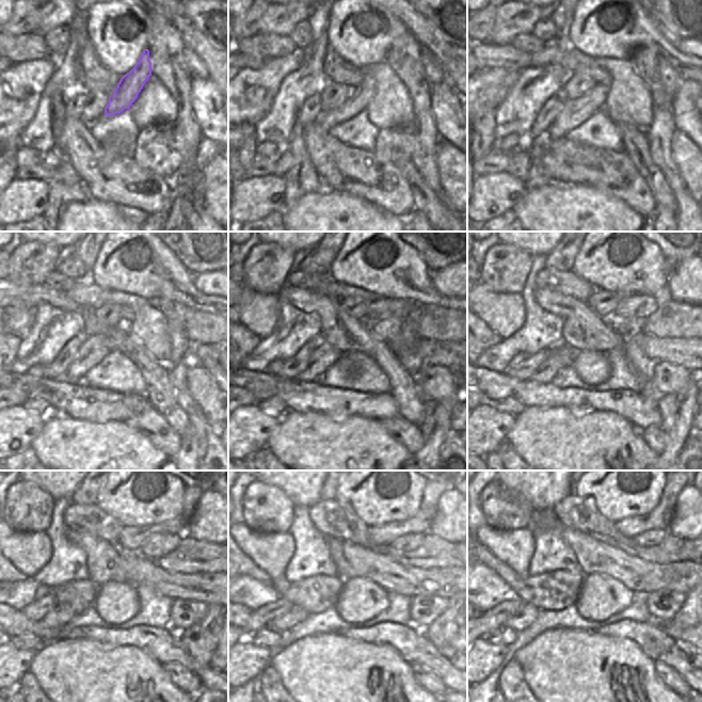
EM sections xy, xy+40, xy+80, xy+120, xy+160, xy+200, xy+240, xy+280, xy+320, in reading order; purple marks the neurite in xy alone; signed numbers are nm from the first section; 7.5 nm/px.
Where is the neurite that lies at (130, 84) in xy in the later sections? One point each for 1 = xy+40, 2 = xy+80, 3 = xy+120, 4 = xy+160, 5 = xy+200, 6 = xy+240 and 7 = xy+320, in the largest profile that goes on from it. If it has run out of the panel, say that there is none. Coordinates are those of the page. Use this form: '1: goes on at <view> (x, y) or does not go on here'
1: goes on at xy+40 (360, 96)
2: goes on at xy+80 (573, 112)
3: goes on at xy+120 (93, 349)
4: goes on at xy+160 (324, 355)
5: goes on at xy+200 (558, 357)
6: goes on at xy+240 (61, 613)
7: goes on at xy+320 (522, 620)

